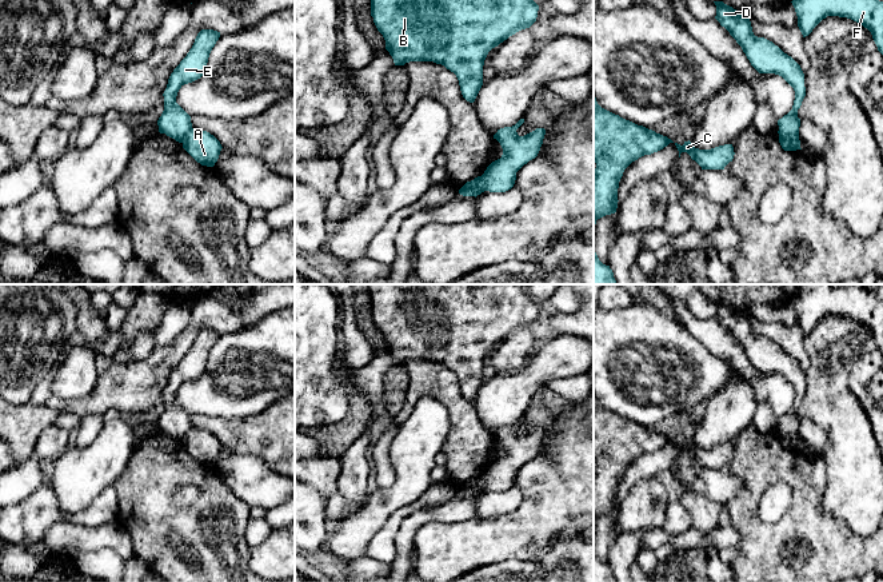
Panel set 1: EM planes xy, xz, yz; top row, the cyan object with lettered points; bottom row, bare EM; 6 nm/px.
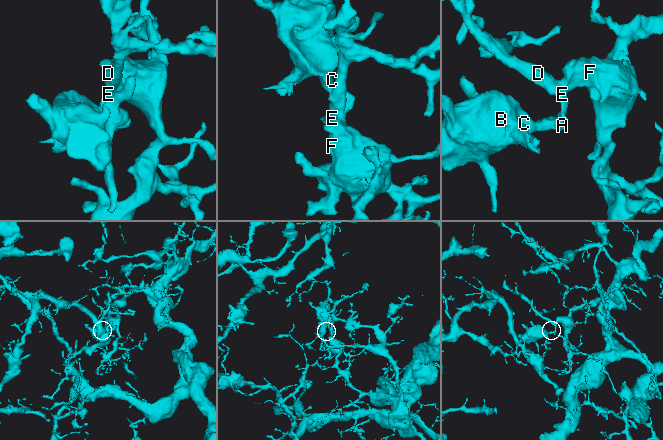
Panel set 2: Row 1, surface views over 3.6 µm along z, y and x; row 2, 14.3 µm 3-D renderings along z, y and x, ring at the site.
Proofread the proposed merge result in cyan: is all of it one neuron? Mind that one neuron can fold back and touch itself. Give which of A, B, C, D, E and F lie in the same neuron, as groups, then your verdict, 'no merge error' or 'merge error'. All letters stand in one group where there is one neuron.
A B C / D E F | merge error

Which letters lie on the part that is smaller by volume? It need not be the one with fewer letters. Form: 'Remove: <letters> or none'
Remove: A, B, C

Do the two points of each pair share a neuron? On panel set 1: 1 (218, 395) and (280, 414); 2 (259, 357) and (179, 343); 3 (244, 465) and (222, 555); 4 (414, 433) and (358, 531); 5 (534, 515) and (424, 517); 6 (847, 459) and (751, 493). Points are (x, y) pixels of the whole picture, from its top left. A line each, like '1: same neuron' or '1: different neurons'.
1: different neurons
2: different neurons
3: different neurons
4: same neuron
5: different neurons
6: different neurons

